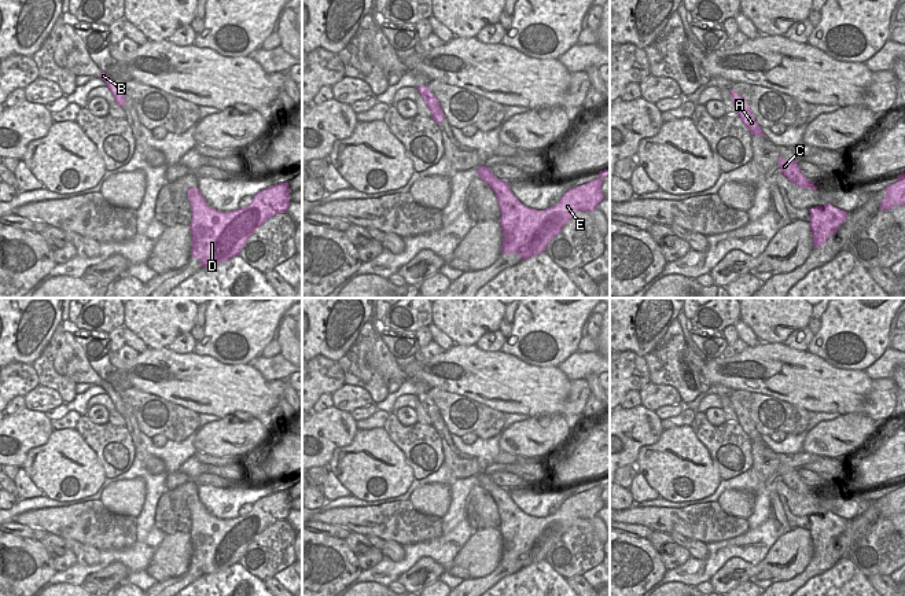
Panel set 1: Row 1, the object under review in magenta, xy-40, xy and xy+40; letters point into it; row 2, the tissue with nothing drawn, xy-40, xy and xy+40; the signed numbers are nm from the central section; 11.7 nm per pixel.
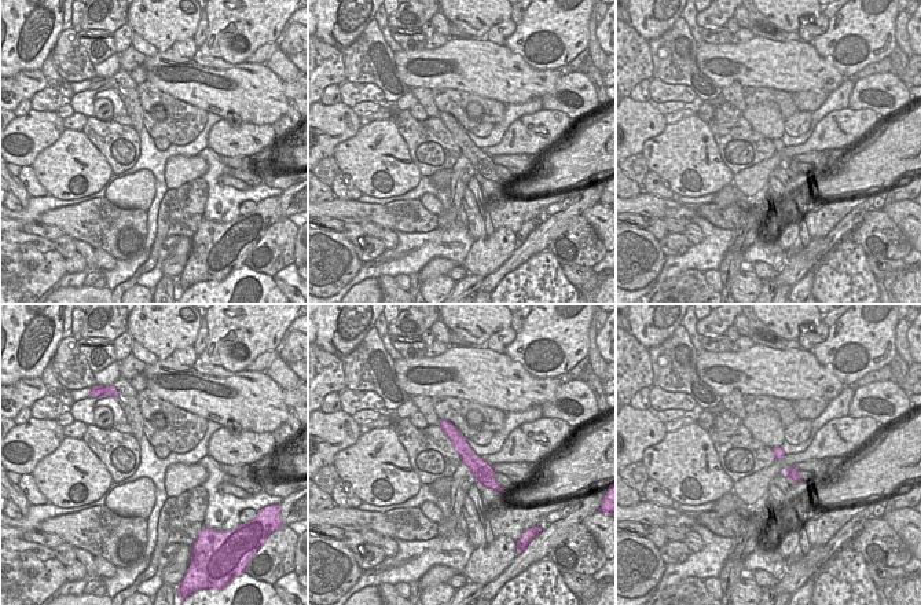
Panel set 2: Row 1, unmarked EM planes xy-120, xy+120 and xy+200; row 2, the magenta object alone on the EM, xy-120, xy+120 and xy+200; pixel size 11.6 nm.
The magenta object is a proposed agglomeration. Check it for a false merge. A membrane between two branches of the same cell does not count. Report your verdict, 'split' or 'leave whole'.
leave whole

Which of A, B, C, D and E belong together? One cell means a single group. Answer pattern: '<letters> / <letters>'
A B C D E

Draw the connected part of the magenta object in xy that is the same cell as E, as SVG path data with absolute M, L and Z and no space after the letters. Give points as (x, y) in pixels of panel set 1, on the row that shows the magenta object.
M478 166L478 177L494 192L501 211L504 254L519 254L520 262L545 251L548 243L577 211L593 211L604 199L602 184L608 169L600 170L600 177L574 187L563 194L560 200L545 210L536 210L520 203L509 190L509 184L497 179L490 168Z

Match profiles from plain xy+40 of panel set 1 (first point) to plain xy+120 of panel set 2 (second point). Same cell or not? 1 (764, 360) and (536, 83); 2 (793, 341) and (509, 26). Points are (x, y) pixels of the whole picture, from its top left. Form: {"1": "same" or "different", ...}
{"1": "same", "2": "same"}

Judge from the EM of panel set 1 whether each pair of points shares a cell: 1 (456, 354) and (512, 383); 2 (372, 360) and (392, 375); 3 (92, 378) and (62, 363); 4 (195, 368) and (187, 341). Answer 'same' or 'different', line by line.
1: same
2: same
3: same
4: different

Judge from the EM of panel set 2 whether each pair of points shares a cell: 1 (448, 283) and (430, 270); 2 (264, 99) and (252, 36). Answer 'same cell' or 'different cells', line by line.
1: different cells
2: different cells

